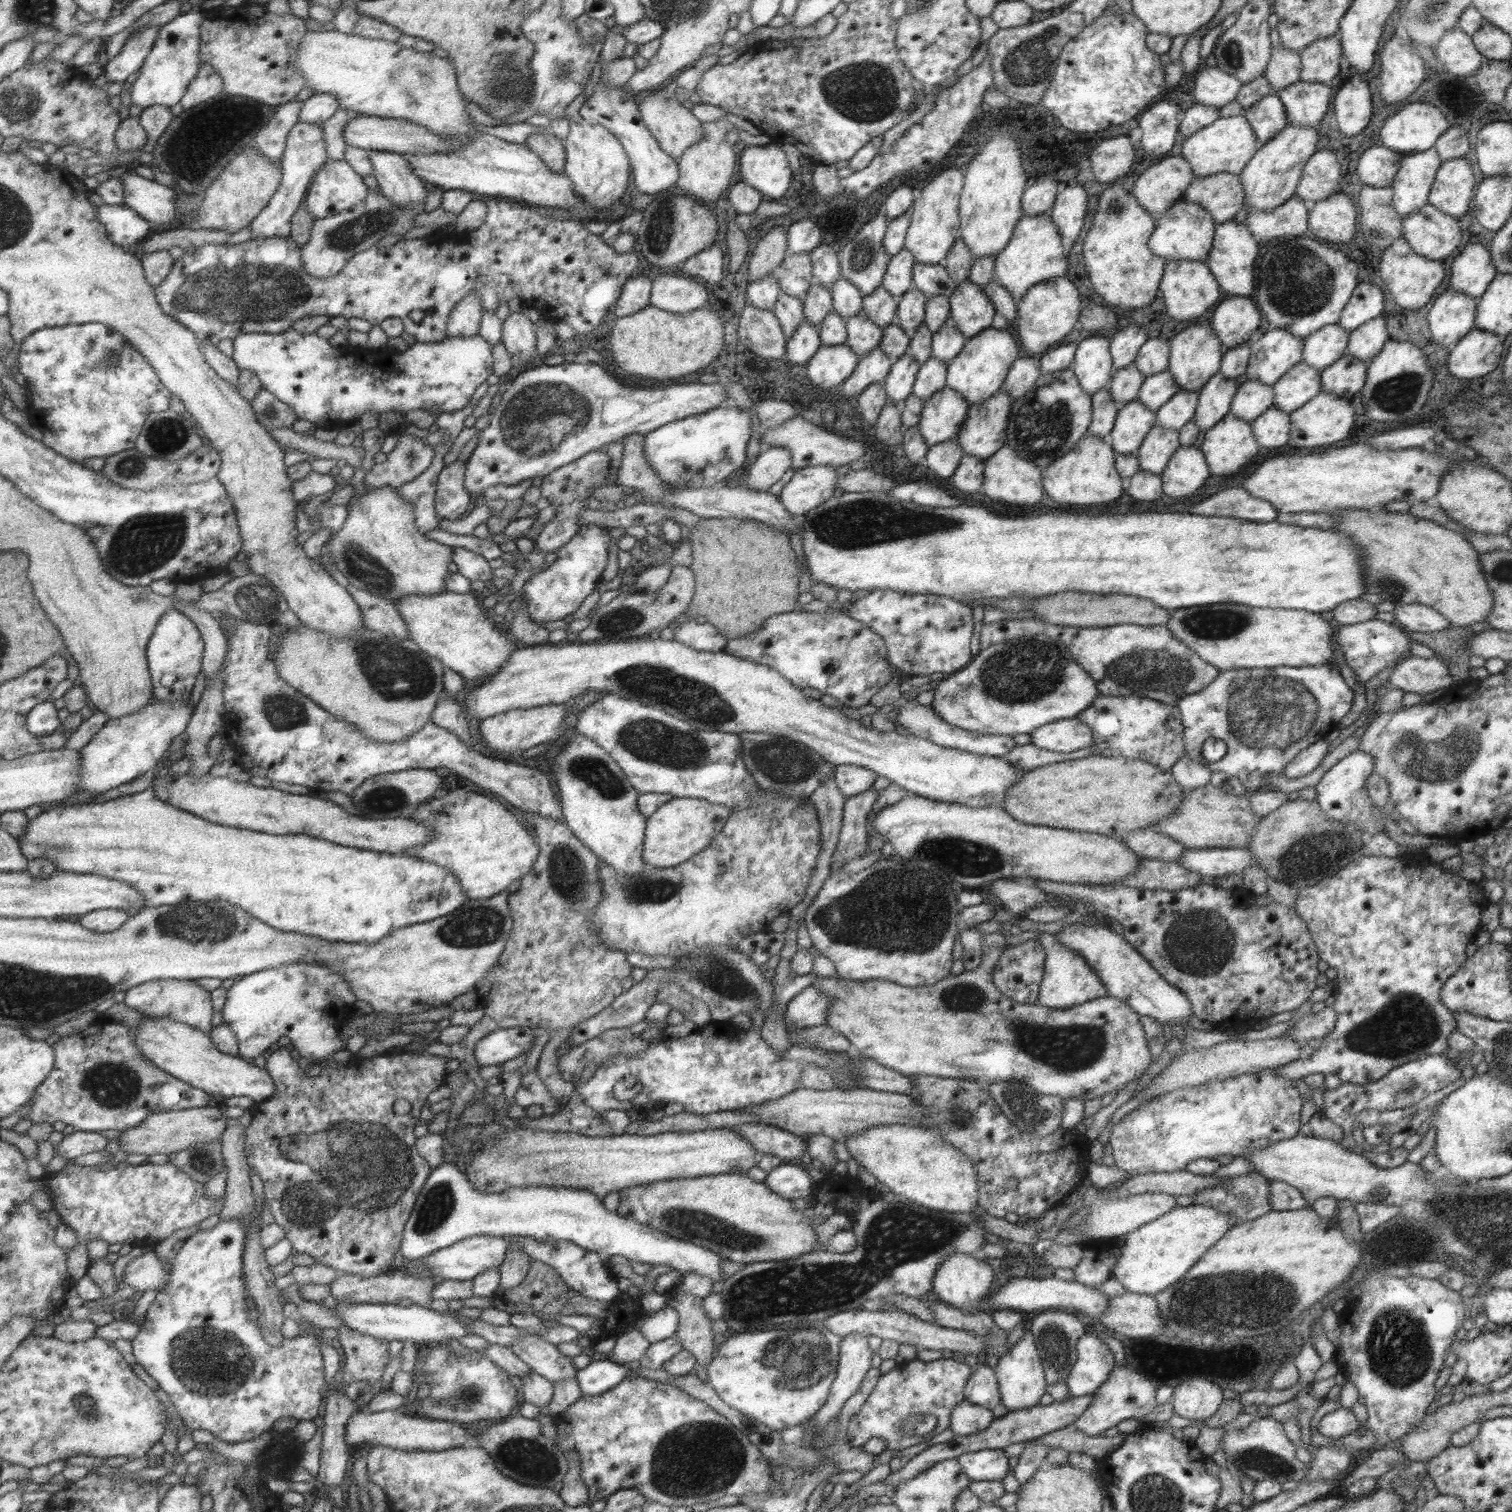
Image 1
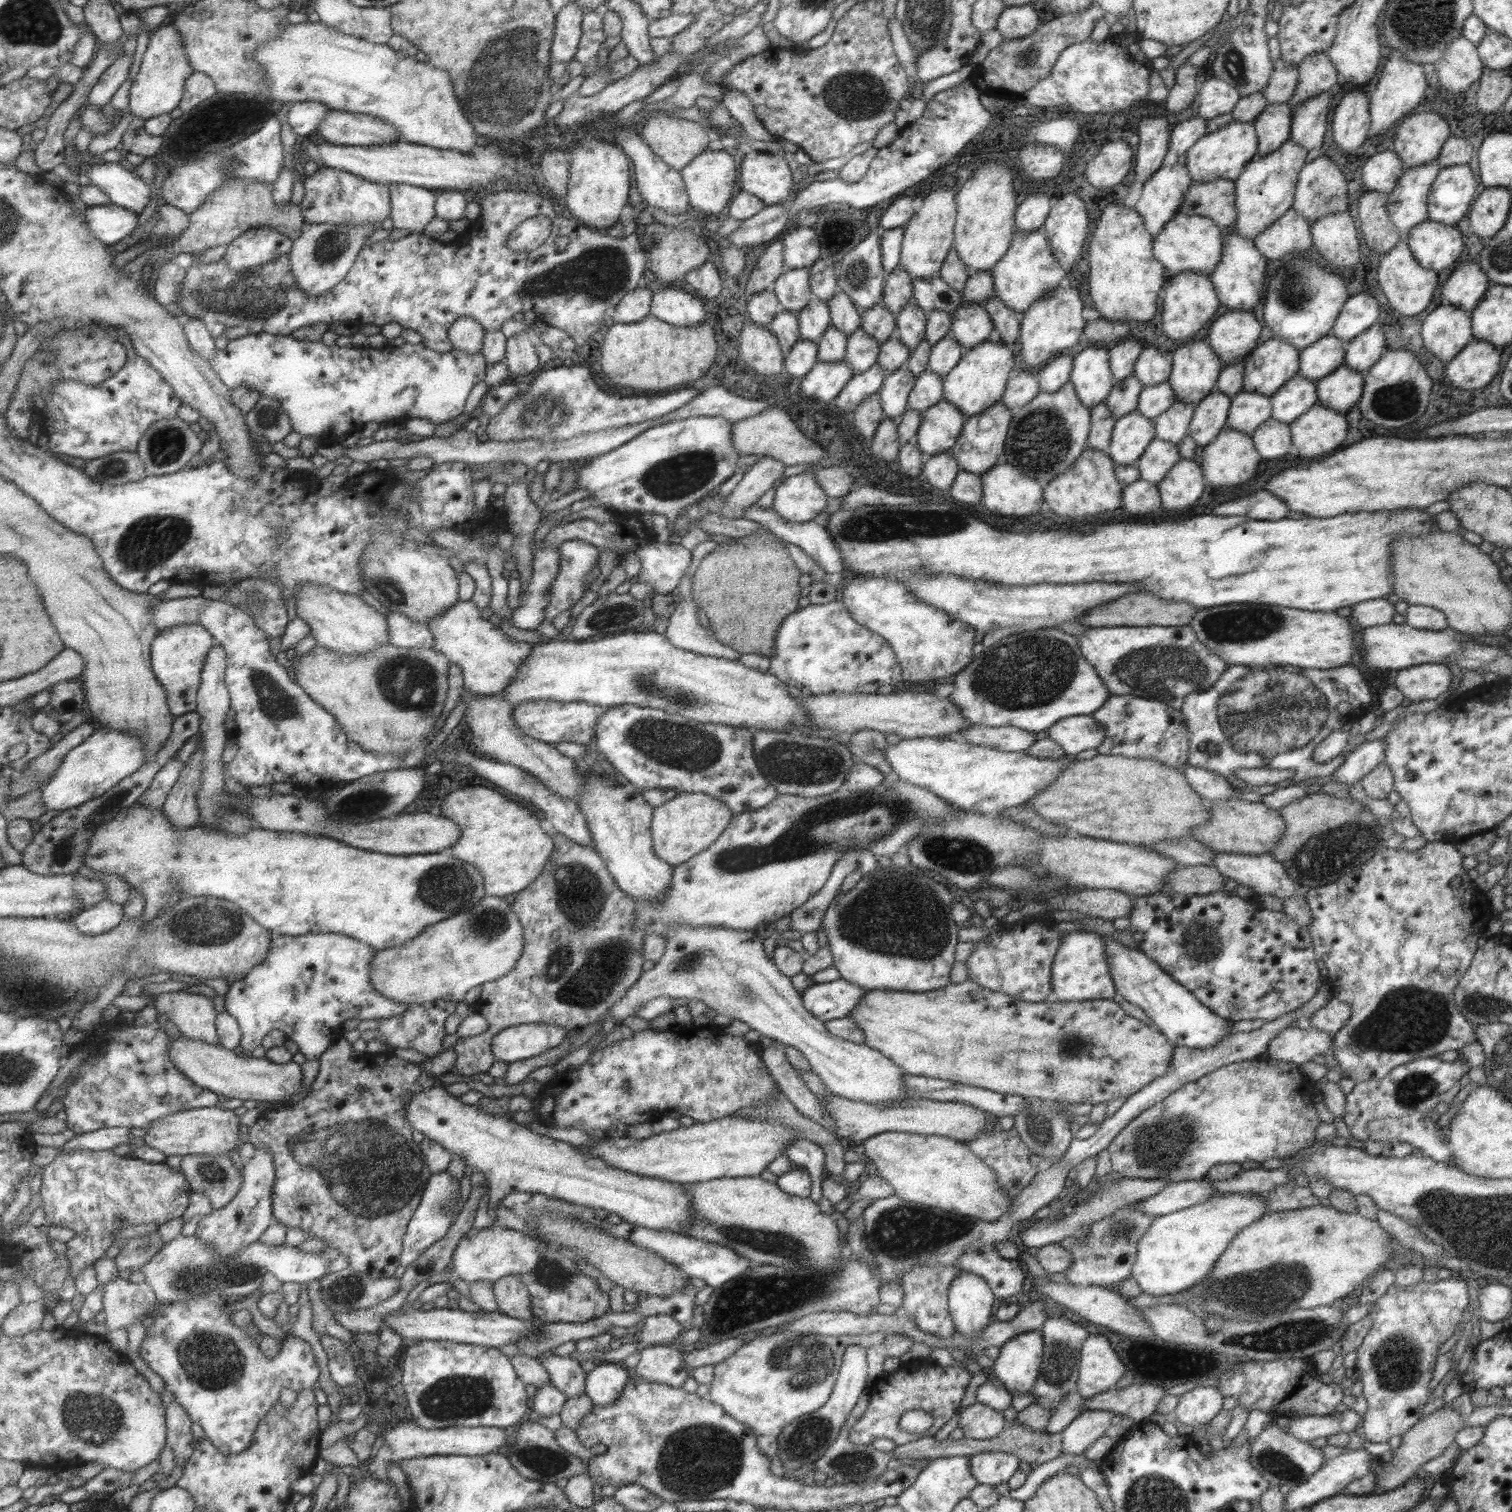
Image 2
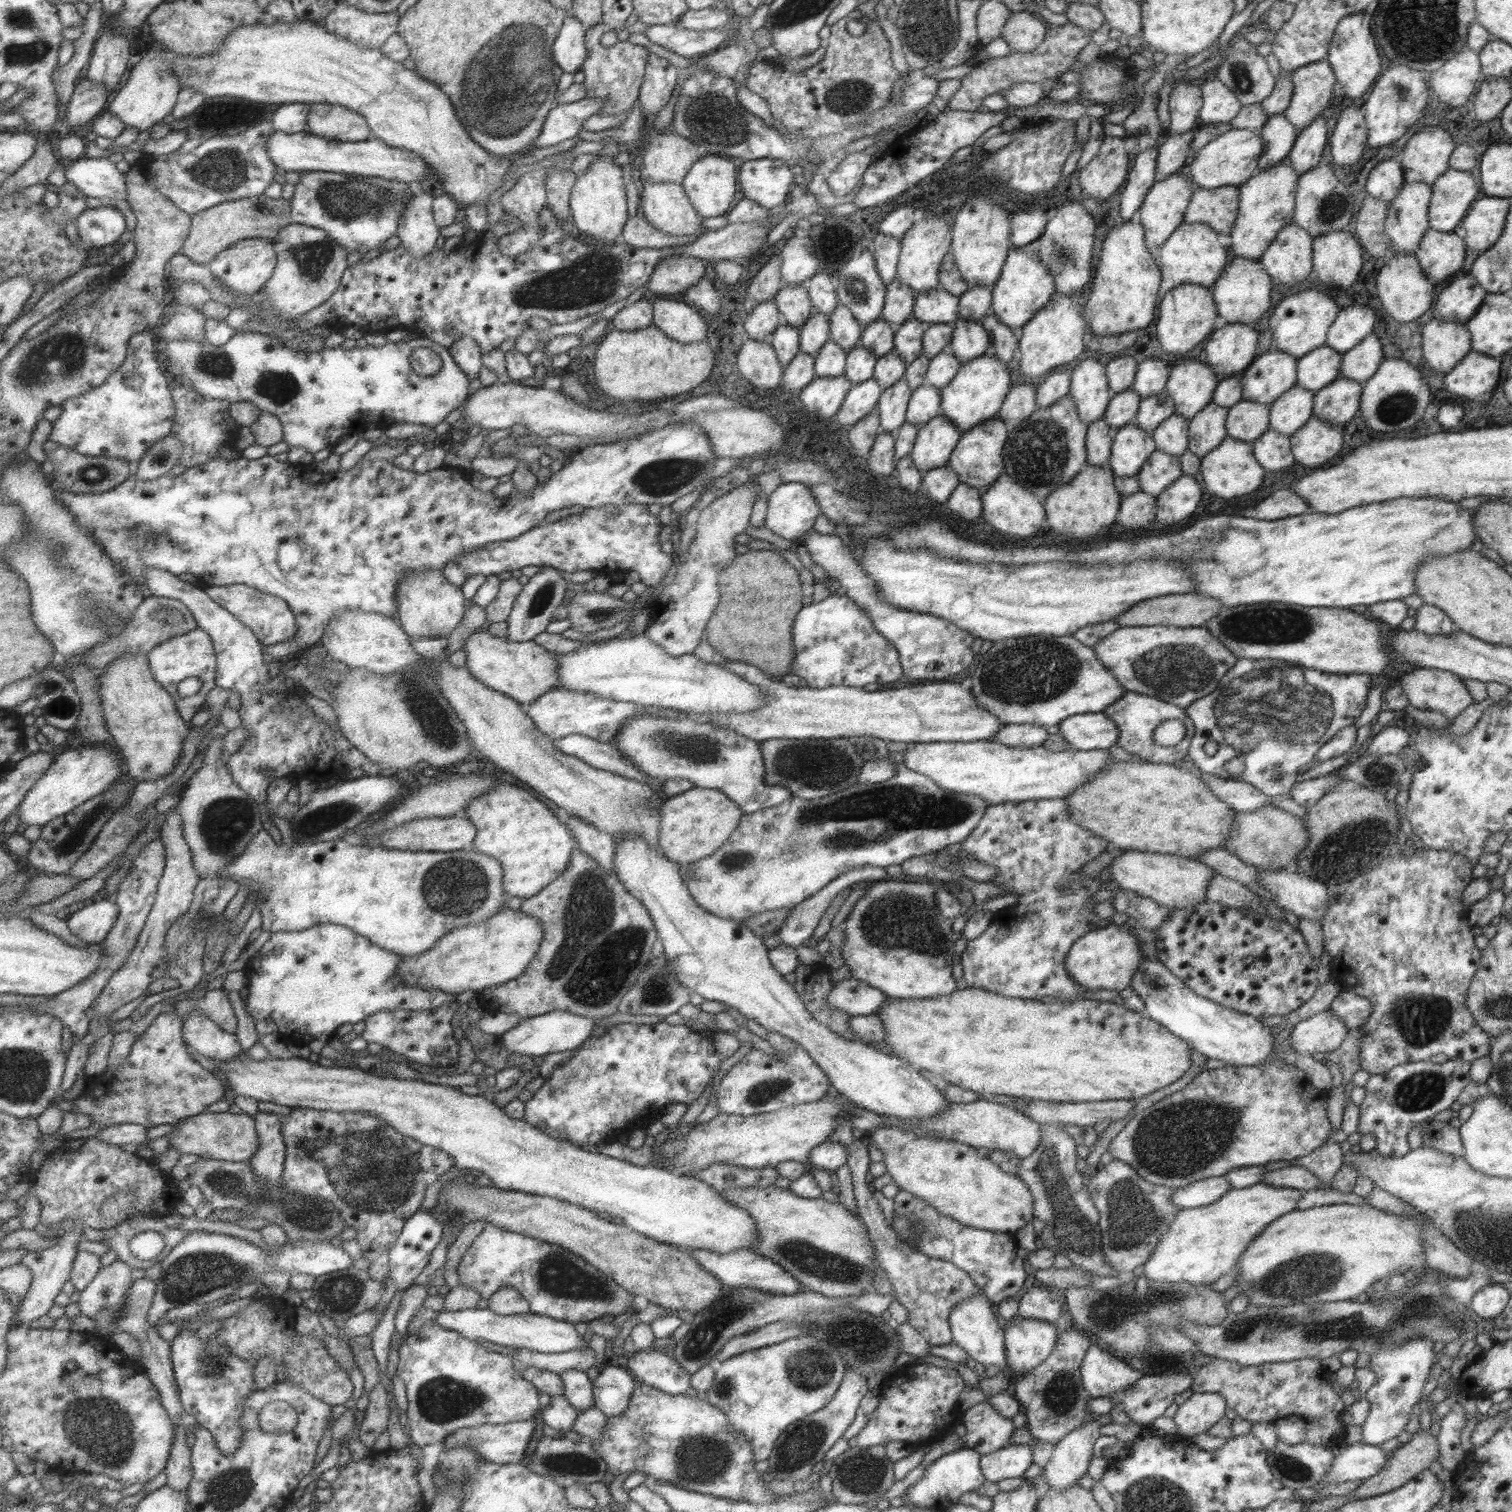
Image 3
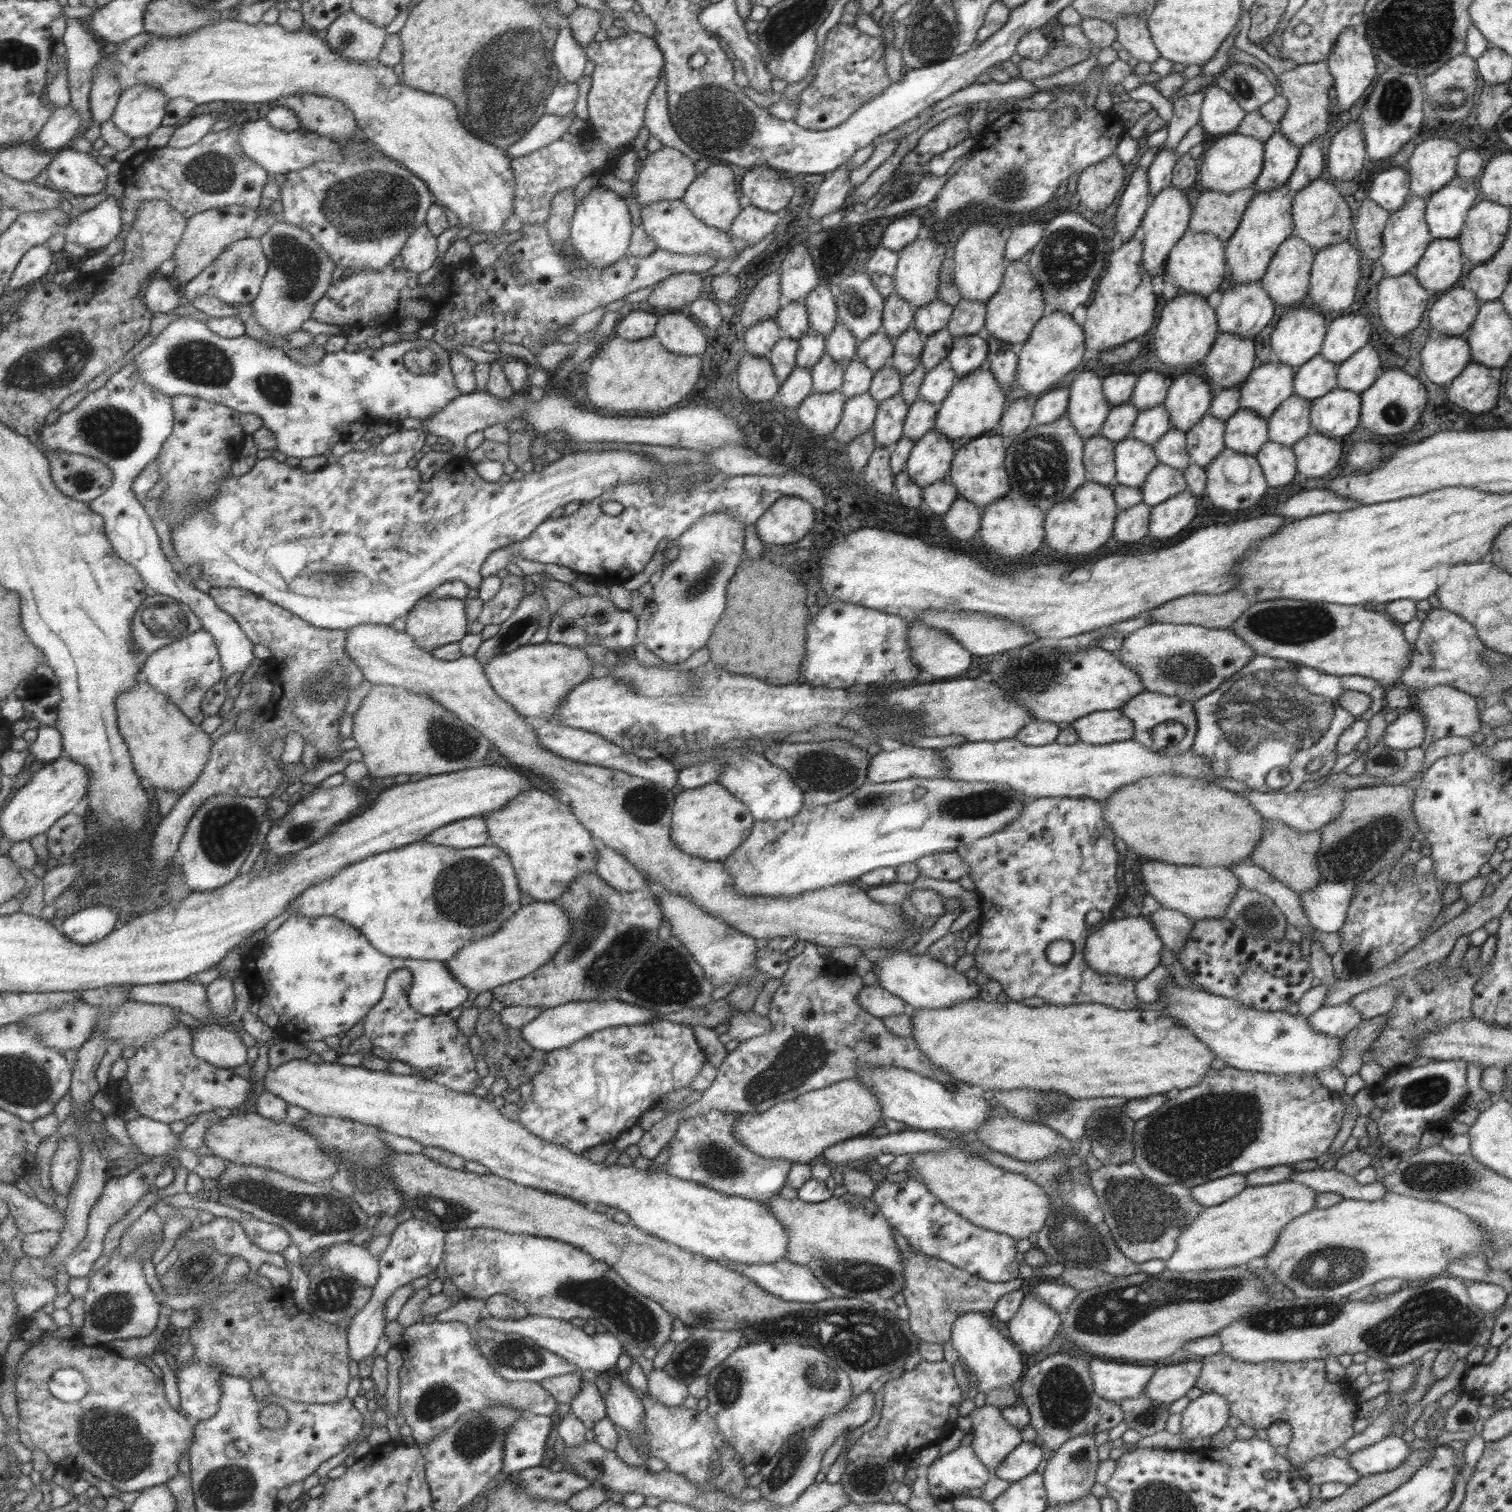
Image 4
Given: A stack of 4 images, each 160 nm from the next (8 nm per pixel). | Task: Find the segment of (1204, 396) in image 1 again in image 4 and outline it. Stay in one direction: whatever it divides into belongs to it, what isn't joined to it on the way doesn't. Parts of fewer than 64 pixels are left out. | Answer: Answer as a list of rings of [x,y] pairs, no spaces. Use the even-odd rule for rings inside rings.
[[[1207,413],[1184,432],[1187,454],[1195,464],[1205,468],[1226,447],[1224,426],[1222,420]]]

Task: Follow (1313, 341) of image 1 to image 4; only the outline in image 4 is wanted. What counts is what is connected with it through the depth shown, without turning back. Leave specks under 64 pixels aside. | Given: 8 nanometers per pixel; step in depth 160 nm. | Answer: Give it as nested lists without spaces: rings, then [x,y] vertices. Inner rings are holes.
[[[1317,353],[1295,369],[1293,392],[1303,400],[1317,400],[1336,387],[1337,367]]]

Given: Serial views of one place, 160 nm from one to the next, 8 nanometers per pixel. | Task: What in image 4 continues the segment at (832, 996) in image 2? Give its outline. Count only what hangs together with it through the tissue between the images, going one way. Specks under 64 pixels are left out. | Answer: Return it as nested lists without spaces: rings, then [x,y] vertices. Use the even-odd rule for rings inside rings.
[[[871,985],[861,987],[860,992],[856,994],[856,1001],[865,1012],[879,1019],[909,1010],[906,1002],[900,998],[882,988]]]

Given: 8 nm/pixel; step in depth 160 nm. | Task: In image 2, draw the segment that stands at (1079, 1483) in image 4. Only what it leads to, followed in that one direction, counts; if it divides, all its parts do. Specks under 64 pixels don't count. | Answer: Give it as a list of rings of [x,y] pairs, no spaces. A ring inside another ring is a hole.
[[[1081,1411],[1060,1433],[1062,1434],[1062,1453],[1082,1454],[1094,1440],[1105,1434],[1109,1428],[1113,1411]]]

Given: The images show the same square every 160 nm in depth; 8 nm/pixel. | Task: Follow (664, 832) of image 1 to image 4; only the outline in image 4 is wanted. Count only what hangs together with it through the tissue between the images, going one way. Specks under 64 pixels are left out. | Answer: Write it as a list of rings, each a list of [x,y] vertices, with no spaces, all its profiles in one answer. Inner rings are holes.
[[[709,783],[676,790],[670,822],[670,839],[681,852],[713,861],[728,857],[748,837],[754,819],[749,810],[721,784]]]

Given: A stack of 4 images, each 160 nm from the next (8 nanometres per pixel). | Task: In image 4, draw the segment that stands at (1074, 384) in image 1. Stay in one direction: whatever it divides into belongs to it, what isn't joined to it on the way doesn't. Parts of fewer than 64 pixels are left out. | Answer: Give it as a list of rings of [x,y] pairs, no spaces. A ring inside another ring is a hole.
[[[1066,414],[1047,424],[1032,424],[1015,440],[1006,442],[1004,467],[1012,494],[1021,495],[1045,512],[1061,499],[1068,498],[1087,480],[1082,463],[1084,440]]]

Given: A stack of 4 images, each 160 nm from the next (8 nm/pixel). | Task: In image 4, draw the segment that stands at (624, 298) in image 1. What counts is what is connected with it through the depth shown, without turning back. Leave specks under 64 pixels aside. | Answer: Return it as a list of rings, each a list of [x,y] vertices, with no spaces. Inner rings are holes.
[[[641,309],[629,311],[621,316],[615,326],[615,336],[629,342],[653,336],[657,322],[657,313]]]

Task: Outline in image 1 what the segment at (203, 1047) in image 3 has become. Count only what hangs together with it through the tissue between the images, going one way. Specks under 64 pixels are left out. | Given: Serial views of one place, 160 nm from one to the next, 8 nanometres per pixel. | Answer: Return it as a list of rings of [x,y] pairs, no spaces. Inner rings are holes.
[[[157,979],[139,986],[130,988],[123,1002],[129,1008],[137,1008],[142,1014],[153,1018],[177,1020],[181,1023],[196,1026],[211,1034],[212,1021],[216,1014],[213,1013],[211,991],[203,988],[194,980]]]

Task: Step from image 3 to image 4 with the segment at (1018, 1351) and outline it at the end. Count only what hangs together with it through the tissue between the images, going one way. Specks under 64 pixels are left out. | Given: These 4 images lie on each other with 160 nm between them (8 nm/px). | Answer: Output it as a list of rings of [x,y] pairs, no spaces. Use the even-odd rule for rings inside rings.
[[[1026,1292],[1017,1312],[1008,1320],[1008,1338],[1027,1358],[1053,1340],[1060,1330],[1060,1321],[1061,1314]]]

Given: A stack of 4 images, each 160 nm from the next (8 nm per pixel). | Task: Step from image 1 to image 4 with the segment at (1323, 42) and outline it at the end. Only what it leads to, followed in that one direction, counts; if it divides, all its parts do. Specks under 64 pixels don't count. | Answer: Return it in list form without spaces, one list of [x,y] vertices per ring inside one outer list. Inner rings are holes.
[[[1326,61],[1299,64],[1275,78],[1279,80],[1277,83],[1281,87],[1281,94],[1288,104],[1277,124],[1278,131],[1299,150],[1313,139],[1320,138],[1327,131],[1327,118],[1329,118],[1327,90],[1333,86],[1333,79],[1328,72]]]

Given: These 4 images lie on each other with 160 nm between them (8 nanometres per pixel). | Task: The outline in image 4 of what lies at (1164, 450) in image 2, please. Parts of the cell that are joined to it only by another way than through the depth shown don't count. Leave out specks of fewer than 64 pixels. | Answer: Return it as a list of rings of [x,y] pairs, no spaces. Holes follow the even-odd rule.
[[[1157,461],[1156,466],[1145,475],[1145,480],[1139,489],[1142,501],[1151,508],[1166,498],[1185,490],[1186,482],[1181,469],[1171,468]]]

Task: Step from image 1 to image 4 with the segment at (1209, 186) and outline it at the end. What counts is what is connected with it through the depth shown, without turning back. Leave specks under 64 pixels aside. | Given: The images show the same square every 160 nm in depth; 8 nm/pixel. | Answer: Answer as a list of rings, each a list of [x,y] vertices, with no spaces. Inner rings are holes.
[[[1254,185],[1223,194],[1204,189],[1188,220],[1188,229],[1193,232],[1210,232],[1220,241],[1227,240],[1237,228],[1241,215],[1251,197],[1256,193]]]

